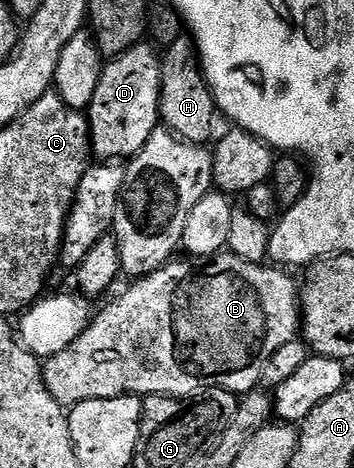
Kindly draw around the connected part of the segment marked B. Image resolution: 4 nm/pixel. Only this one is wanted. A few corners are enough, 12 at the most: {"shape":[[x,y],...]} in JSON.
{"shape":[[234,252],[134,279],[59,354],[62,408],[252,392],[299,284]]}

